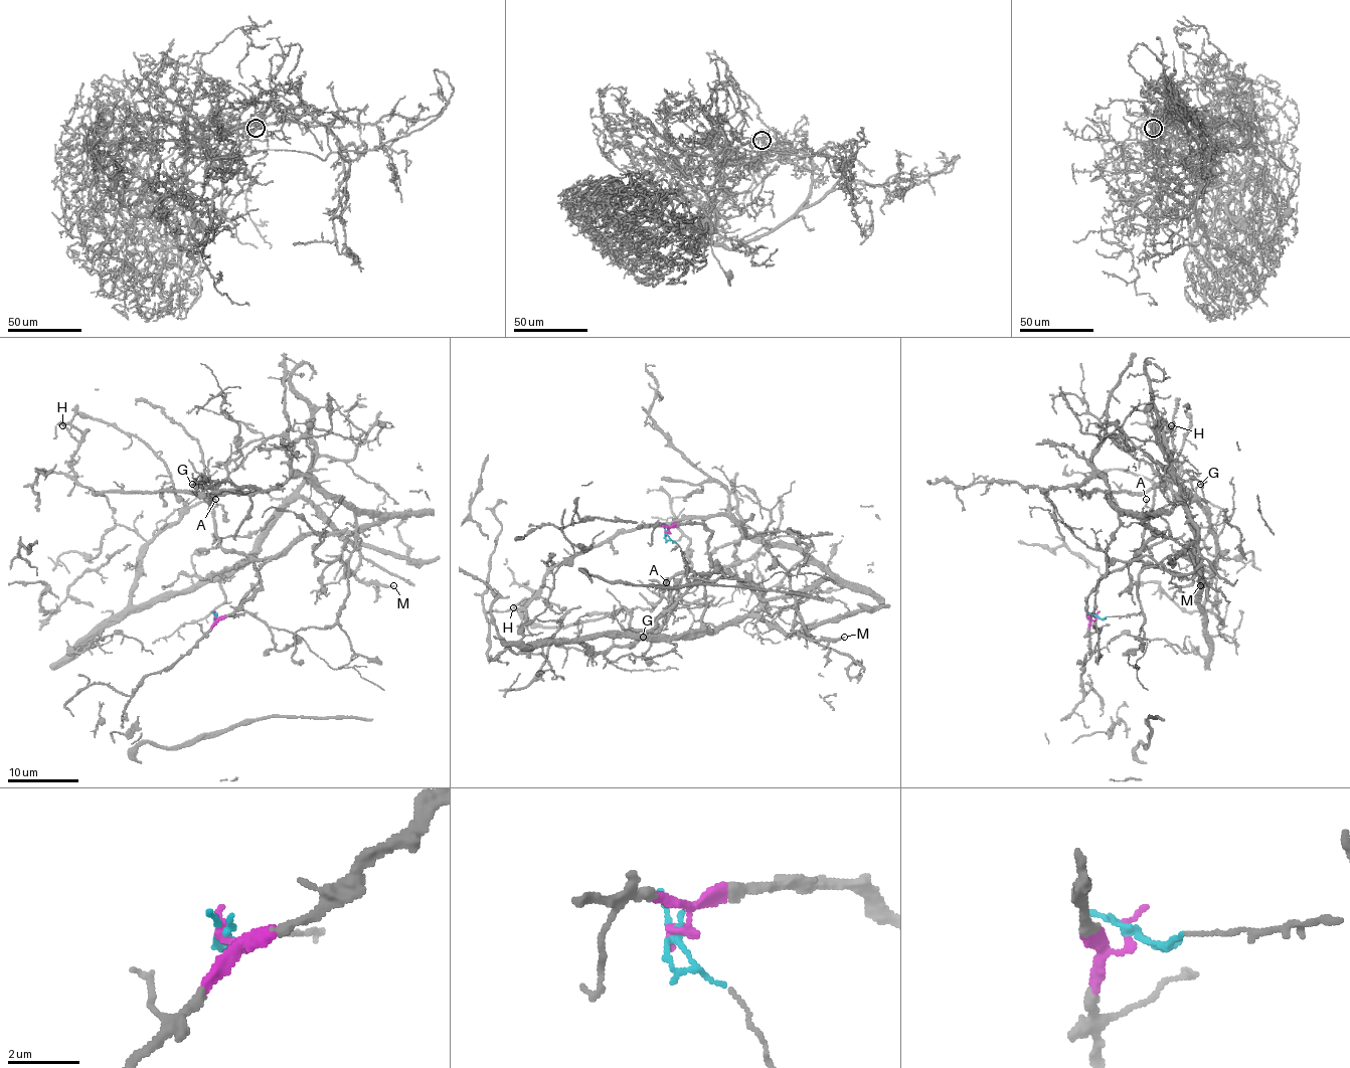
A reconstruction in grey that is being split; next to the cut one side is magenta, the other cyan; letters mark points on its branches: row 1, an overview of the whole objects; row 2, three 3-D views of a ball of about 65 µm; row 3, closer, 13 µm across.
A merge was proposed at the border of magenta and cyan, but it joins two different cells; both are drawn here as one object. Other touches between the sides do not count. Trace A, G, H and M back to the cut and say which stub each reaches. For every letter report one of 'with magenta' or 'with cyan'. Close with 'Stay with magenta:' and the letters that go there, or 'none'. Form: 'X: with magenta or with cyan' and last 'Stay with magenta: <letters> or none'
A: with magenta
G: with cyan
H: with magenta
M: with magenta
Stay with magenta: A, H, M

